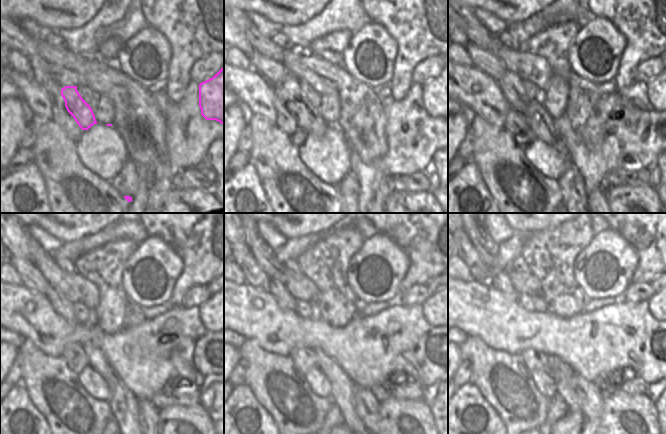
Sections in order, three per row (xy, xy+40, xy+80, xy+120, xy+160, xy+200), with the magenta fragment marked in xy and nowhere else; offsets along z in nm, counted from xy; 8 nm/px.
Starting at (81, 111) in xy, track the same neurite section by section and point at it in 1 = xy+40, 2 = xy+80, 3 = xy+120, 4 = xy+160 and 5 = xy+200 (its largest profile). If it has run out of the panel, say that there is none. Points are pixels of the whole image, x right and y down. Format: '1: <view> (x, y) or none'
1: xy+40 (308, 116)
2: xy+80 (536, 116)
3: xy+120 (123, 403)
4: xy+160 (342, 394)
5: xy+200 (564, 390)

